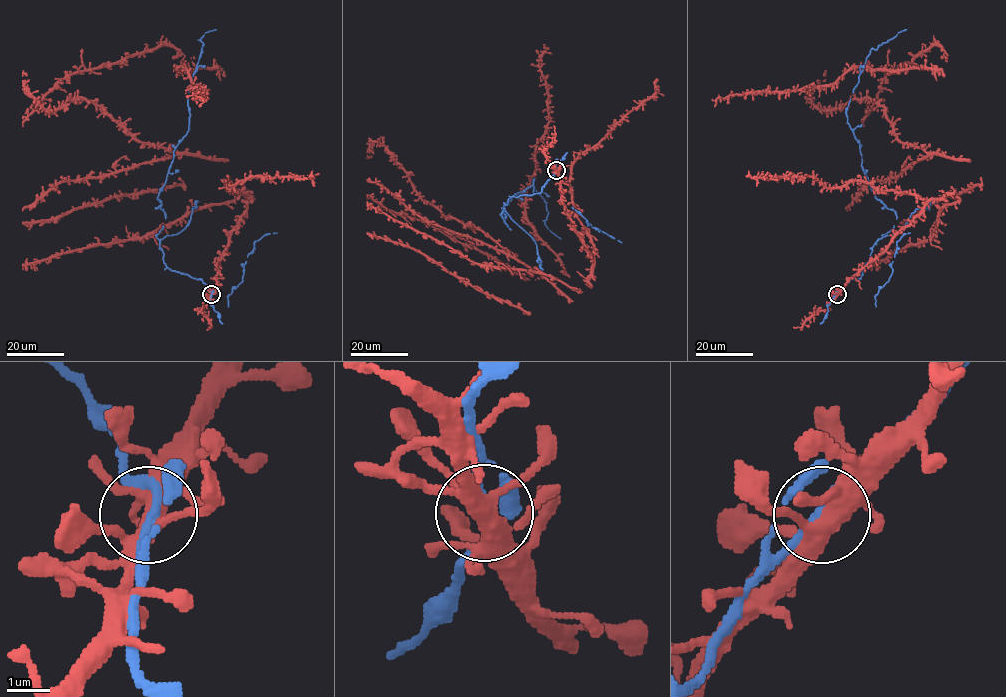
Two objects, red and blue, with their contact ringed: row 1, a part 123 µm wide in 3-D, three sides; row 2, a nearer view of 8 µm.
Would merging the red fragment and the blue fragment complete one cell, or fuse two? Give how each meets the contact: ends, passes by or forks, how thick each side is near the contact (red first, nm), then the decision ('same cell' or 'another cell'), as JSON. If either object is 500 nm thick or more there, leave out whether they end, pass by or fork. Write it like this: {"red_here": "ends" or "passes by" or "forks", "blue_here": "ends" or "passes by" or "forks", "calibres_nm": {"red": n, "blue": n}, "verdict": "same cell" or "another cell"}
{"red_here": "forks", "blue_here": "forks", "calibres_nm": {"red": 400, "blue": 150}, "verdict": "another cell"}

